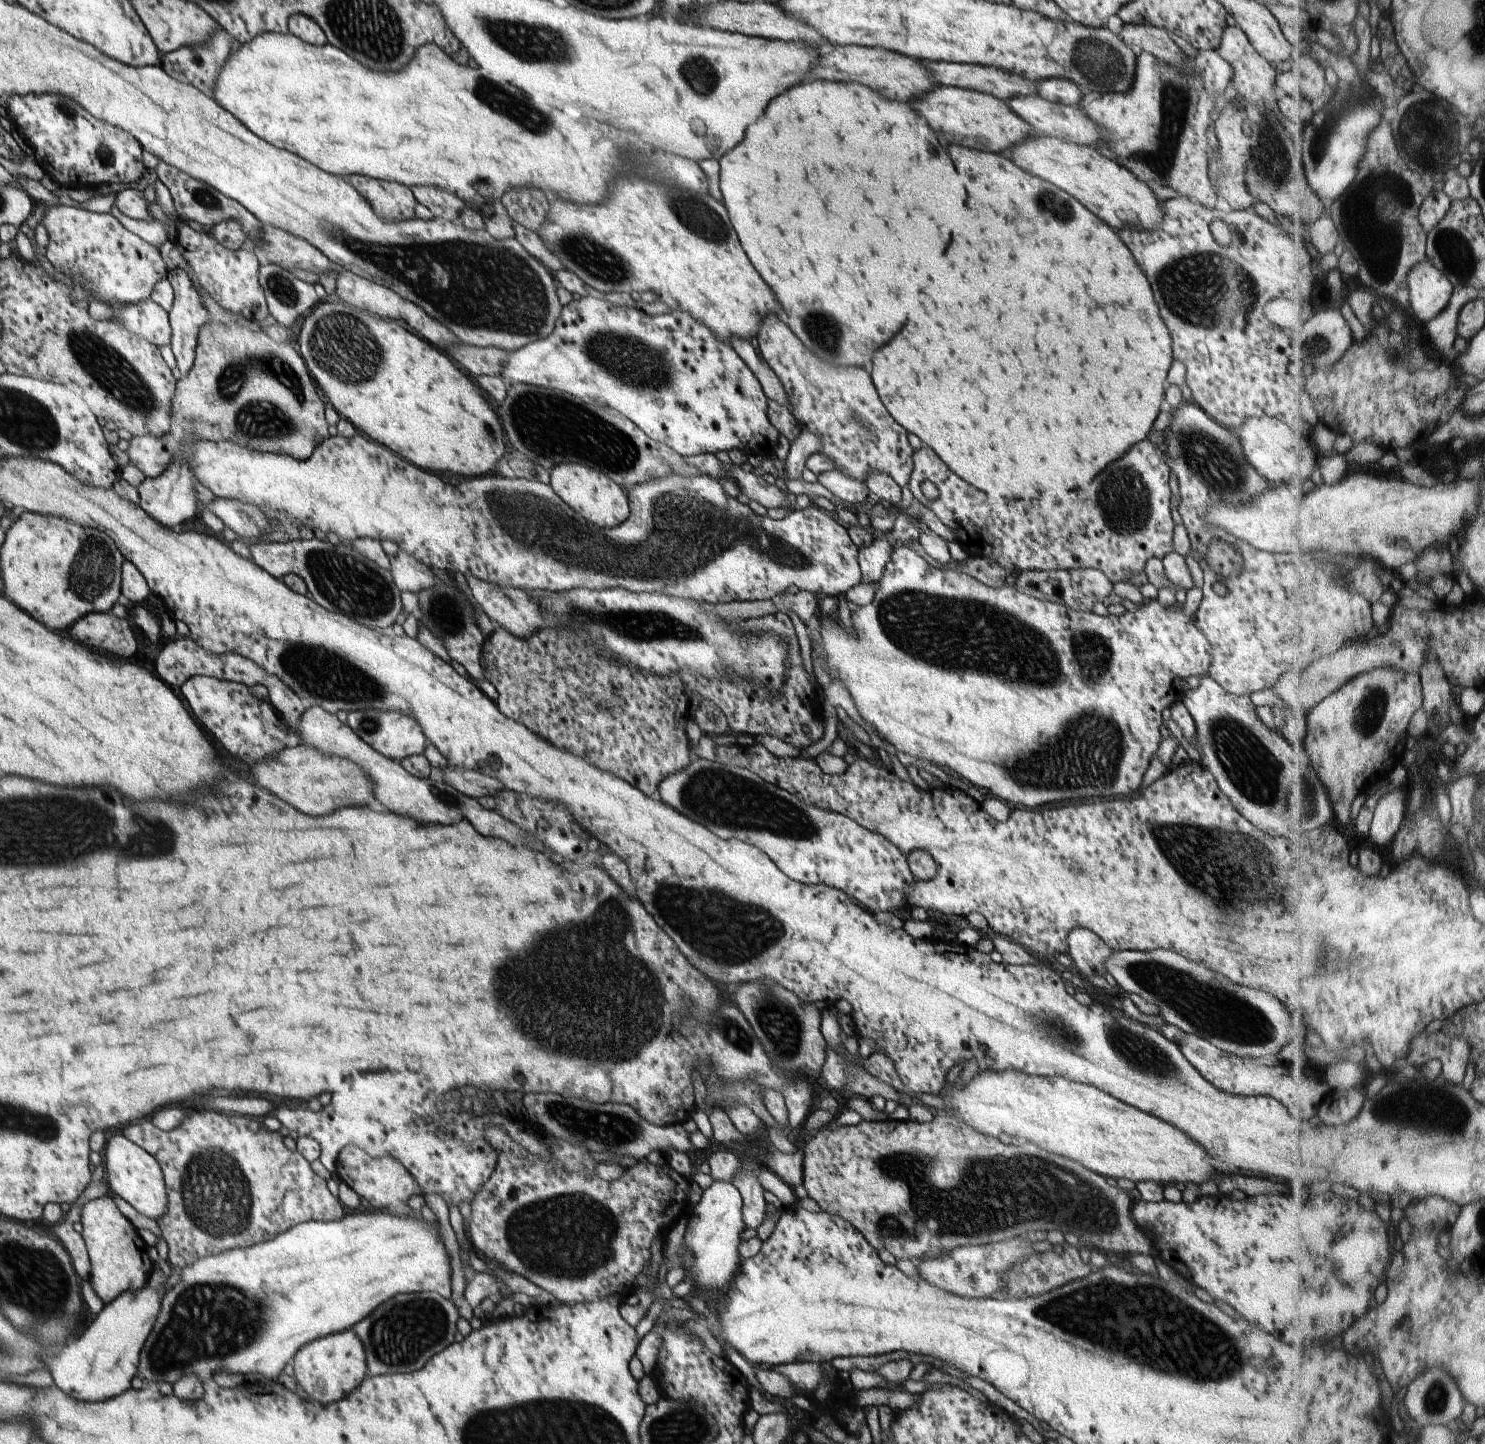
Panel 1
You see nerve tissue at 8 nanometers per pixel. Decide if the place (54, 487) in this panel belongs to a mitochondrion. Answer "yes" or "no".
no

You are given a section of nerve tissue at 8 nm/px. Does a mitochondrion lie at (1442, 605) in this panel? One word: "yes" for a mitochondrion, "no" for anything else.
no

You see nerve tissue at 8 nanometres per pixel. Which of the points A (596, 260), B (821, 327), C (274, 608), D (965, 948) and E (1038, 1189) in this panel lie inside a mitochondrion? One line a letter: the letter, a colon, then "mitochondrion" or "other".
A: mitochondrion
B: mitochondrion
C: other
D: other
E: mitochondrion

